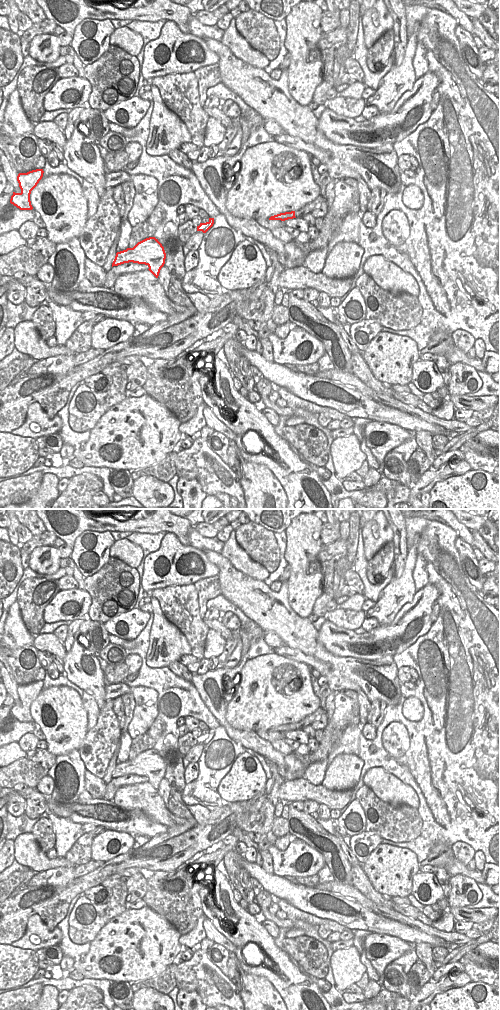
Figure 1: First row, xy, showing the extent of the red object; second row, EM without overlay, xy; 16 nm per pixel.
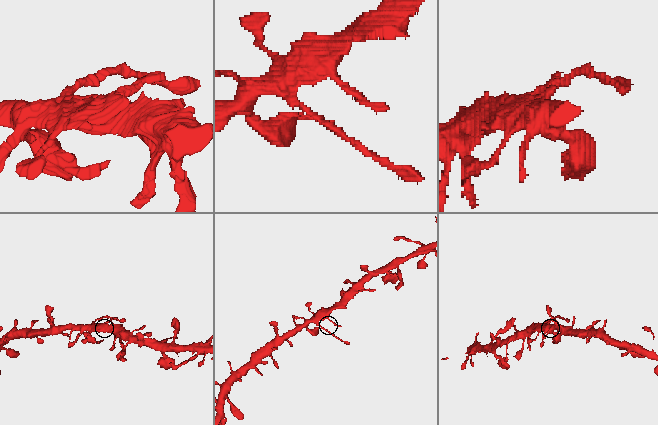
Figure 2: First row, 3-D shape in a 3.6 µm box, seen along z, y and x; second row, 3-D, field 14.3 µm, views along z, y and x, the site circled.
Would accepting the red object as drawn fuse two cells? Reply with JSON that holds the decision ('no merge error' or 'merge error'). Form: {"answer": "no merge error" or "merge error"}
{"answer": "no merge error"}

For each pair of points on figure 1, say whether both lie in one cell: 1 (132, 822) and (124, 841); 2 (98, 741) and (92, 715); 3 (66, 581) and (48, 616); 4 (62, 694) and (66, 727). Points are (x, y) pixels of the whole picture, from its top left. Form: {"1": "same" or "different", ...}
{"1": "different", "2": "different", "3": "different", "4": "same"}

